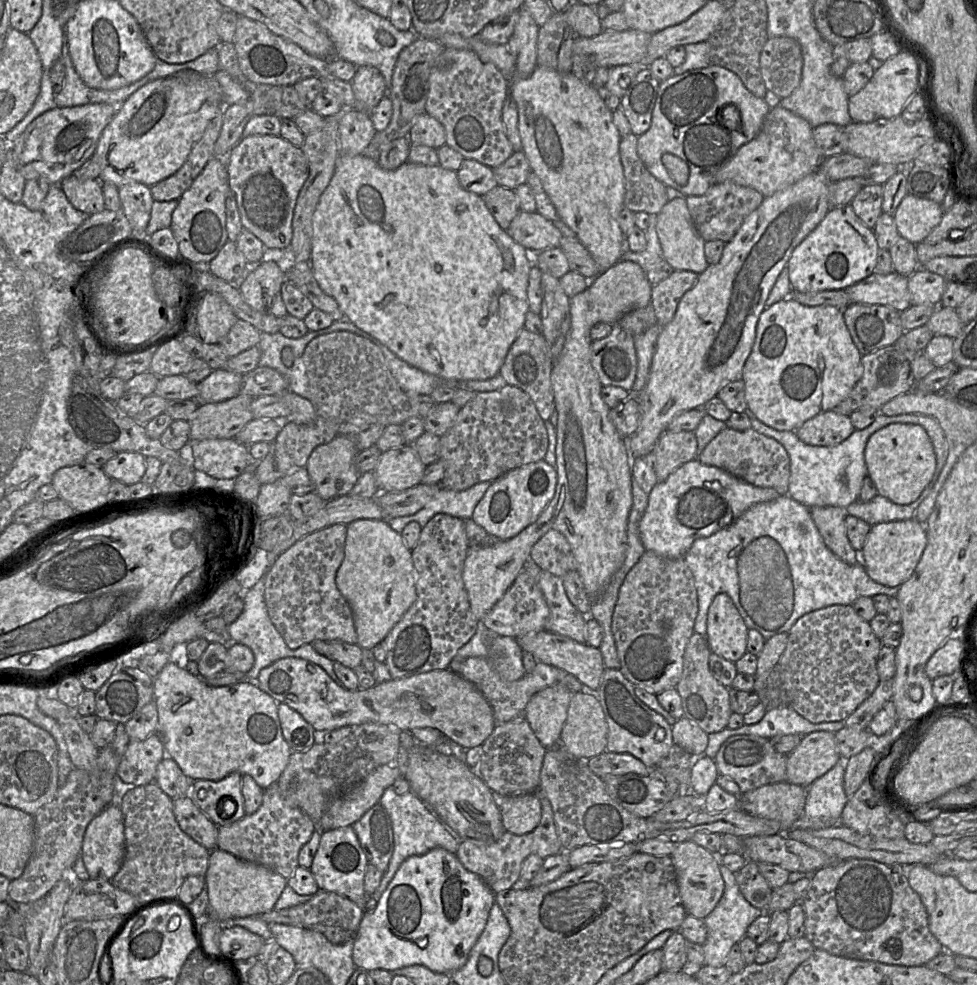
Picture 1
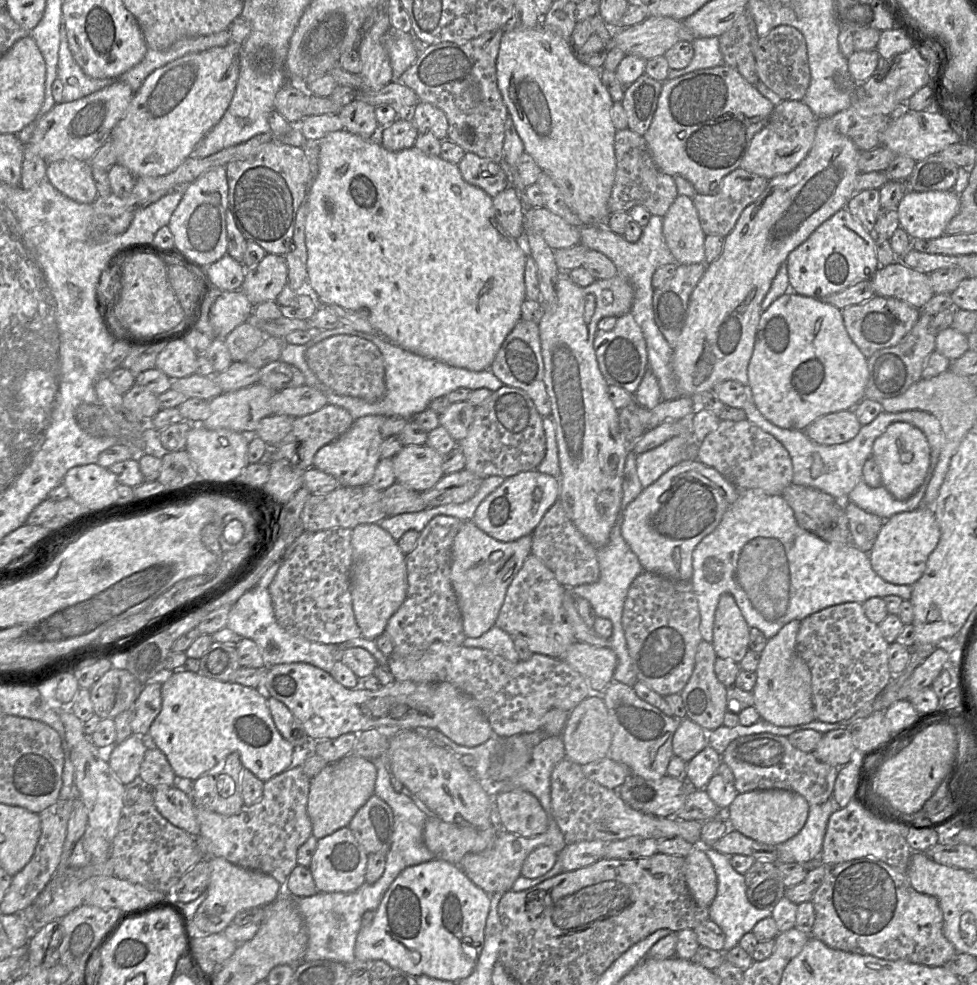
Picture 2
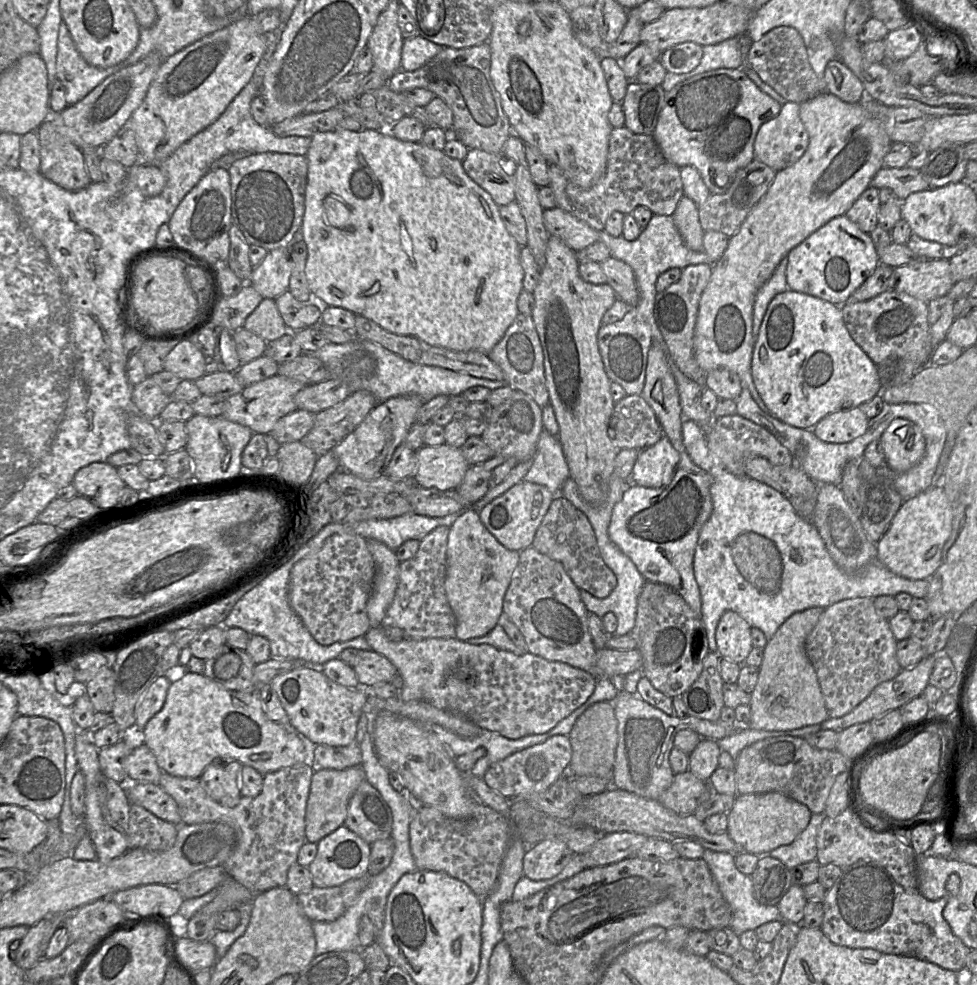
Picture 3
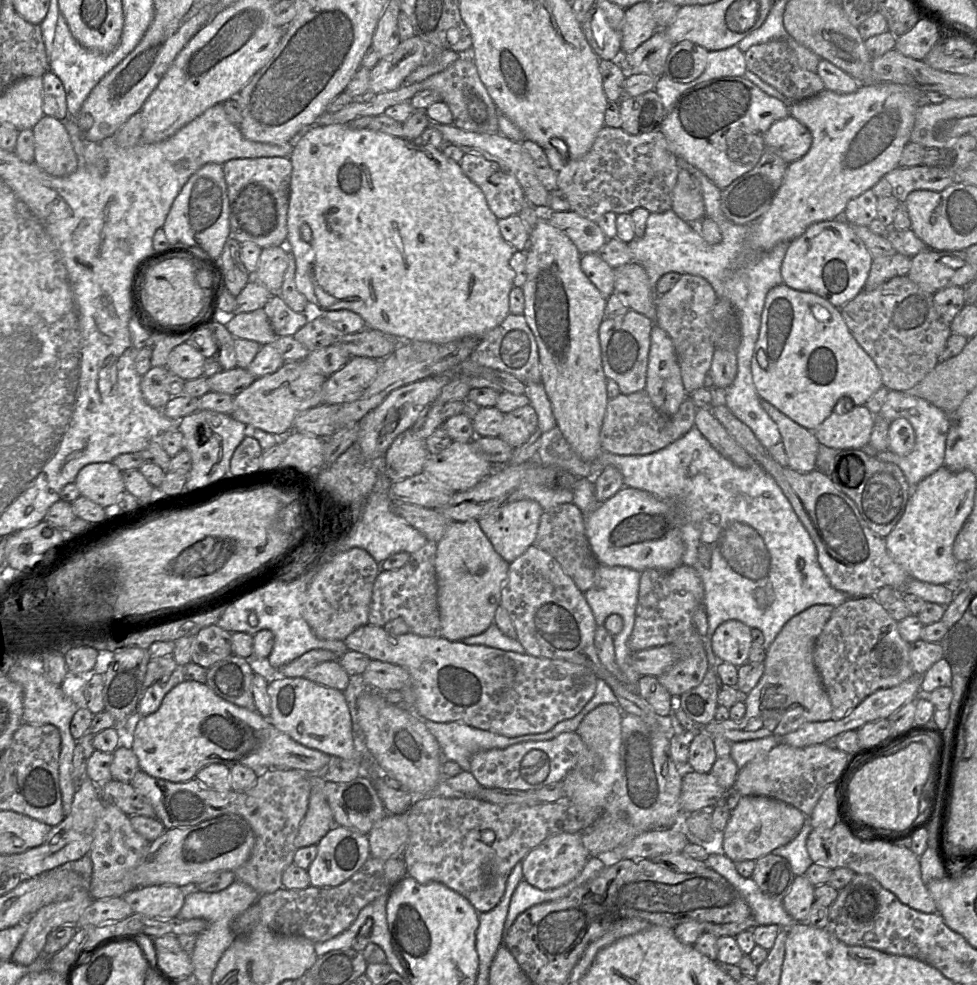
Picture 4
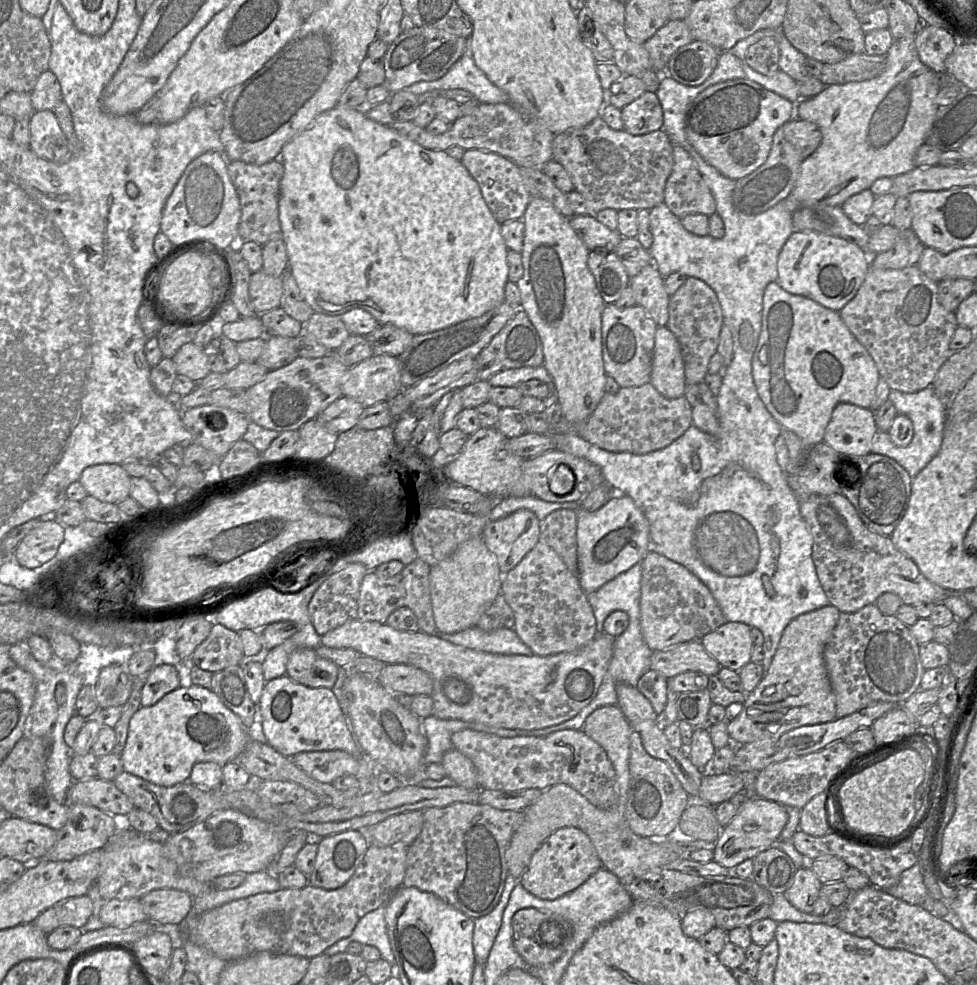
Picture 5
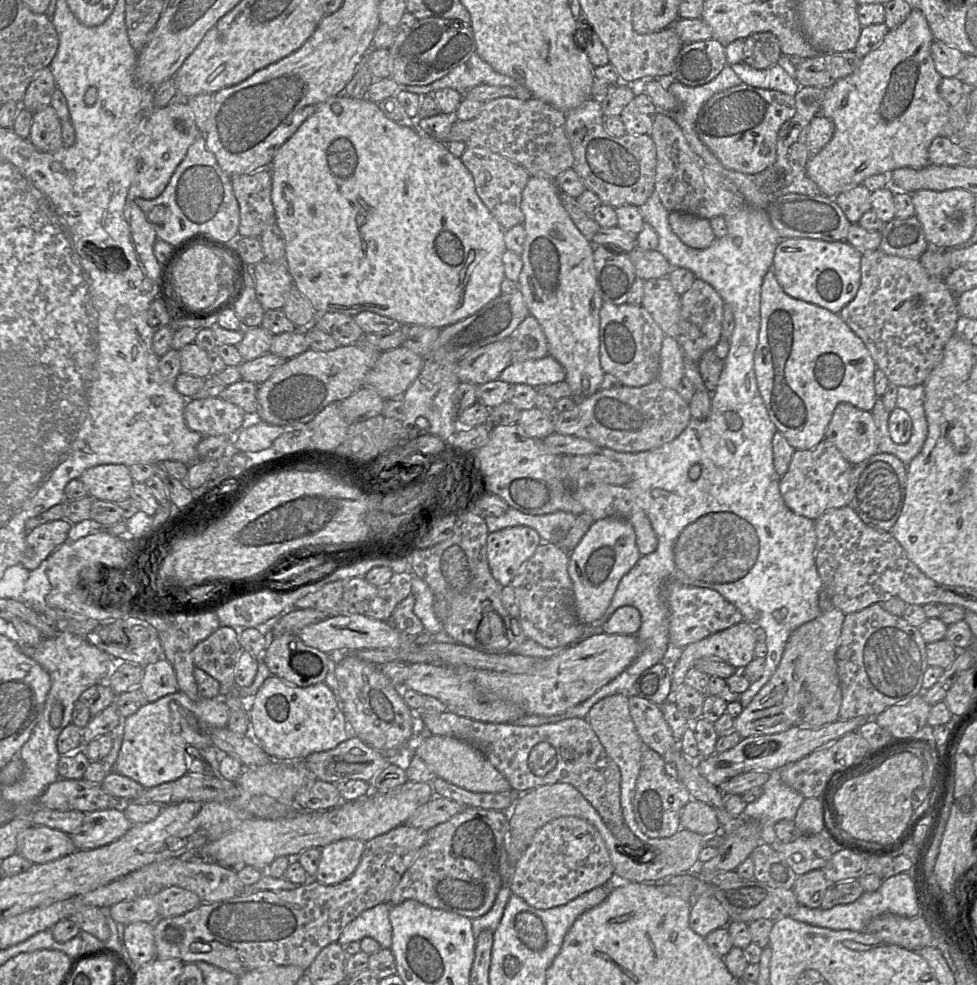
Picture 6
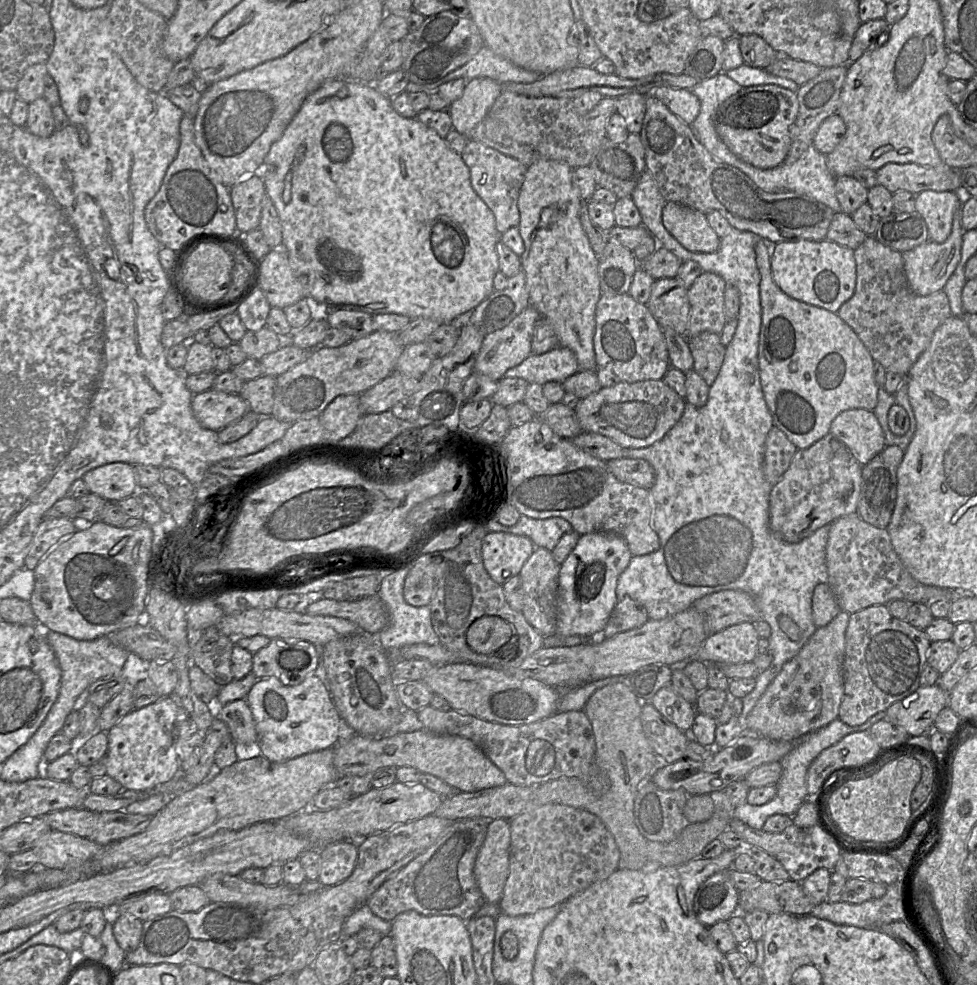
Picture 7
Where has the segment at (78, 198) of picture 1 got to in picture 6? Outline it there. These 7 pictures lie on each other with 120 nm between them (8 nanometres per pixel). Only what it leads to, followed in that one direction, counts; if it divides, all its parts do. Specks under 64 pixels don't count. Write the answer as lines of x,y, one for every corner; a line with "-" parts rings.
51,106
33,112
28,140
42,152
53,152
63,146
61,122

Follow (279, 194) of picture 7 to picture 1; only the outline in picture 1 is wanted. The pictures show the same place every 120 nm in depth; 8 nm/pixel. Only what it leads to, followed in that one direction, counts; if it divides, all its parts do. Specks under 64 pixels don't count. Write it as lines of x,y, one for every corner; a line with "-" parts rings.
368,155
338,157
335,173
312,219
313,235
310,265
321,290
338,304
344,319
378,339
400,359
426,373
444,380
488,380
499,374
506,355
524,328
529,311
527,287
532,254
502,229
489,211
481,195
464,189
457,173
440,165
425,166
406,162
395,170
384,170
377,160

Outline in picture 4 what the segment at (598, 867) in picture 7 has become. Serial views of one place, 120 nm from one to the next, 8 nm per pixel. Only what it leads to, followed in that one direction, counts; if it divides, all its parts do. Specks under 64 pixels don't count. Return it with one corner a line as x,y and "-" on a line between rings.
561,833
545,840
522,860
523,879
540,890
552,890
576,878
589,858
582,833

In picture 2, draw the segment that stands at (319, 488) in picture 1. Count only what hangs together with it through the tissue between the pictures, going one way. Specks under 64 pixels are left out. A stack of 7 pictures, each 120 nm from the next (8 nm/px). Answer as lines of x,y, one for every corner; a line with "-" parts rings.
367,415
354,420
351,427
335,441
320,448
313,467
333,476
342,487
367,485
381,460
380,446
384,441
380,428
386,419
382,415

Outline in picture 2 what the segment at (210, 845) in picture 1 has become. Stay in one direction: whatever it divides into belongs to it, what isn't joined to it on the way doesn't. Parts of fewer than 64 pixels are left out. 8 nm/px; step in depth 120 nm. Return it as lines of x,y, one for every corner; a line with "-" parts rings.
157,785
152,788
156,809
172,825
196,837
200,827
192,798
174,786

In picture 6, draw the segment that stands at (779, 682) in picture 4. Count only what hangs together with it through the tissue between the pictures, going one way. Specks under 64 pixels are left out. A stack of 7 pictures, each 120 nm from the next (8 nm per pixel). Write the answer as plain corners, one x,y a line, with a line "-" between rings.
832,608
791,633
775,673
734,720
733,728
742,738
777,734
797,726
818,728
839,718
842,691
836,651
844,618
841,610

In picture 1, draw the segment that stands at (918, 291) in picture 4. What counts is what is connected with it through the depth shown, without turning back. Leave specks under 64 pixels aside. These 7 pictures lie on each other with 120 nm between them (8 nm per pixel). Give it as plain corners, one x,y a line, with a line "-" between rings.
851,303
843,309
843,317
851,338
862,356
894,344
905,332
900,312
887,305

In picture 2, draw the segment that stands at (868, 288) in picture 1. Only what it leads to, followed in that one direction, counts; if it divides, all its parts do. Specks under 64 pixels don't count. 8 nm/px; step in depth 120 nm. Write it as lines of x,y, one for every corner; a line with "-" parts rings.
897,260
880,266
870,279
875,296
892,297
922,308
934,295
929,275

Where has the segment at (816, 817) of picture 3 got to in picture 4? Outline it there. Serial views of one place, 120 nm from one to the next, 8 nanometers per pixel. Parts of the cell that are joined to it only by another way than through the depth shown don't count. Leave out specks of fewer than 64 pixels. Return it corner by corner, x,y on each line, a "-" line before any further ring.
810,817
805,818
804,825
799,834
786,845
774,849
771,853
786,859
795,876
805,874
813,863
807,851
806,842
810,832
813,830

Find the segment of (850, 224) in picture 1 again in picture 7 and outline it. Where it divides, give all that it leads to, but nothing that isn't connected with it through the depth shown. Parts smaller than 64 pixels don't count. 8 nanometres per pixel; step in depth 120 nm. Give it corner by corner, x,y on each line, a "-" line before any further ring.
797,240
772,244
771,269
775,283
788,296
831,312
837,312
855,291
854,251
833,241

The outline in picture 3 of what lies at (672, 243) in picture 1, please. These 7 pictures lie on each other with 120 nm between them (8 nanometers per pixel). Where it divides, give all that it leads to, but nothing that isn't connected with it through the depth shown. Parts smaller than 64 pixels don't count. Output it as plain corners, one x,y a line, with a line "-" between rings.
683,195
677,203
672,218
685,245
693,251
703,250
704,230
699,222
698,207
695,202

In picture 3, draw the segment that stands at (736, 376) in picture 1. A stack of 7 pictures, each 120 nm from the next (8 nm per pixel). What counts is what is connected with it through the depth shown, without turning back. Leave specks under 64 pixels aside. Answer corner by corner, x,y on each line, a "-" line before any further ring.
822,91
799,104
799,116
809,136
808,147
795,163
776,172
766,193
751,209
739,230
729,238
720,259
712,265
710,279
700,298
694,331
695,357
703,372
717,368
734,371
742,382
742,388
747,387
755,401
761,398
751,374
756,338
753,305
757,291
791,249
831,219
846,213
883,167
883,158
892,145
881,121
873,117
861,102
844,102
828,91

